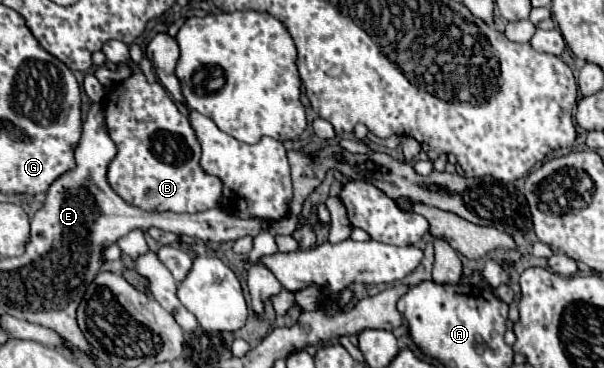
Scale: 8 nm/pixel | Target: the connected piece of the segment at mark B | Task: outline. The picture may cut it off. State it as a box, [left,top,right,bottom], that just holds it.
[103,41,223,213]

